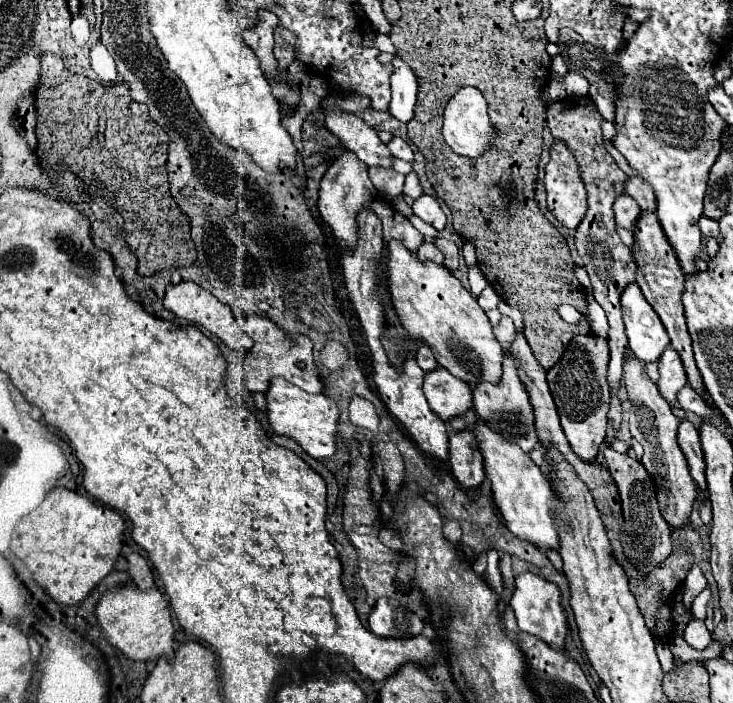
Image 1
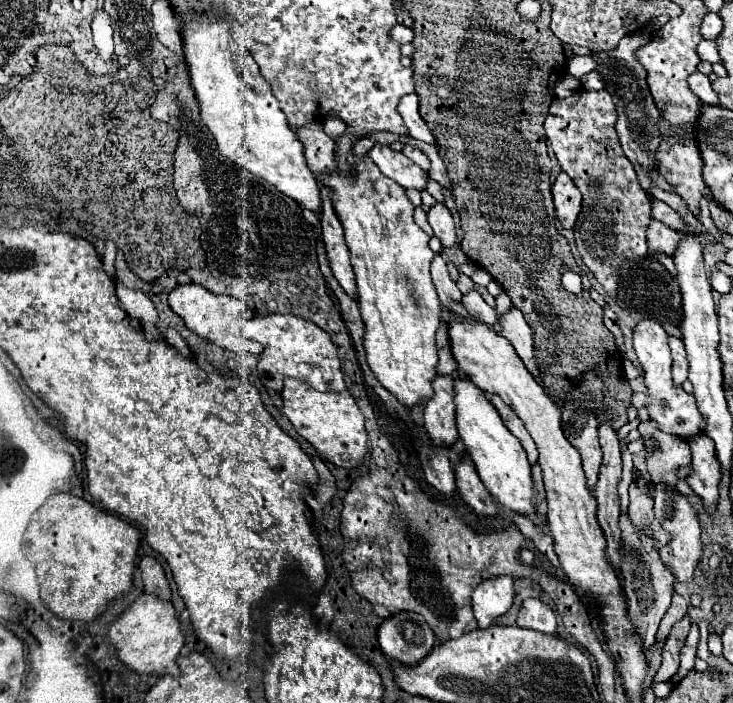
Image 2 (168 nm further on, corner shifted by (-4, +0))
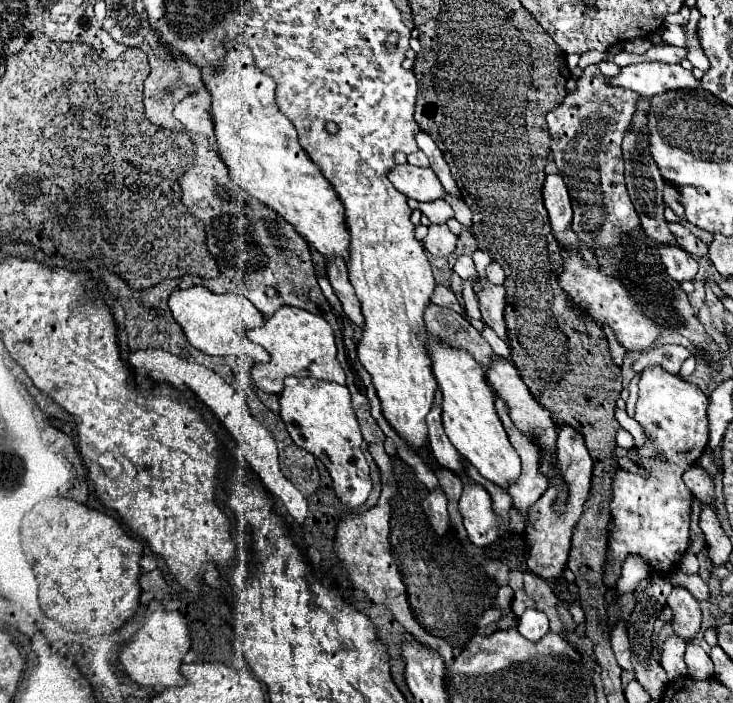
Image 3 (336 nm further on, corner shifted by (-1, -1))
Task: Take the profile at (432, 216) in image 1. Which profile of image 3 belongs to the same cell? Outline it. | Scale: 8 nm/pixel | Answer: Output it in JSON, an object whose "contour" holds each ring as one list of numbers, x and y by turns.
{"contour":[[440,223,440,225,430,225,428,227,428,235,424,239,424,247,436,255,436,257,448,257,454,249,456,249,456,235,448,229,448,225]]}

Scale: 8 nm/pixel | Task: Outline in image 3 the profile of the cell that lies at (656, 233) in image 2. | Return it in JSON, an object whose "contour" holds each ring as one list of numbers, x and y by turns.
{"contour":[[676,243,674,245,658,245,658,253,660,253,660,259,672,279,676,279,676,281,694,279,694,275,698,271,698,263,680,245,676,245]]}

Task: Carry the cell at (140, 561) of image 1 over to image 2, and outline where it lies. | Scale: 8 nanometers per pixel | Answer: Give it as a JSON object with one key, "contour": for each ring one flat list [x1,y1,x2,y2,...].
{"contour":[[151,556,143,558,139,562,139,570,141,570,143,584,145,584,145,592,161,596,163,600,171,600,171,586,165,578,163,566,155,558,151,558]]}

